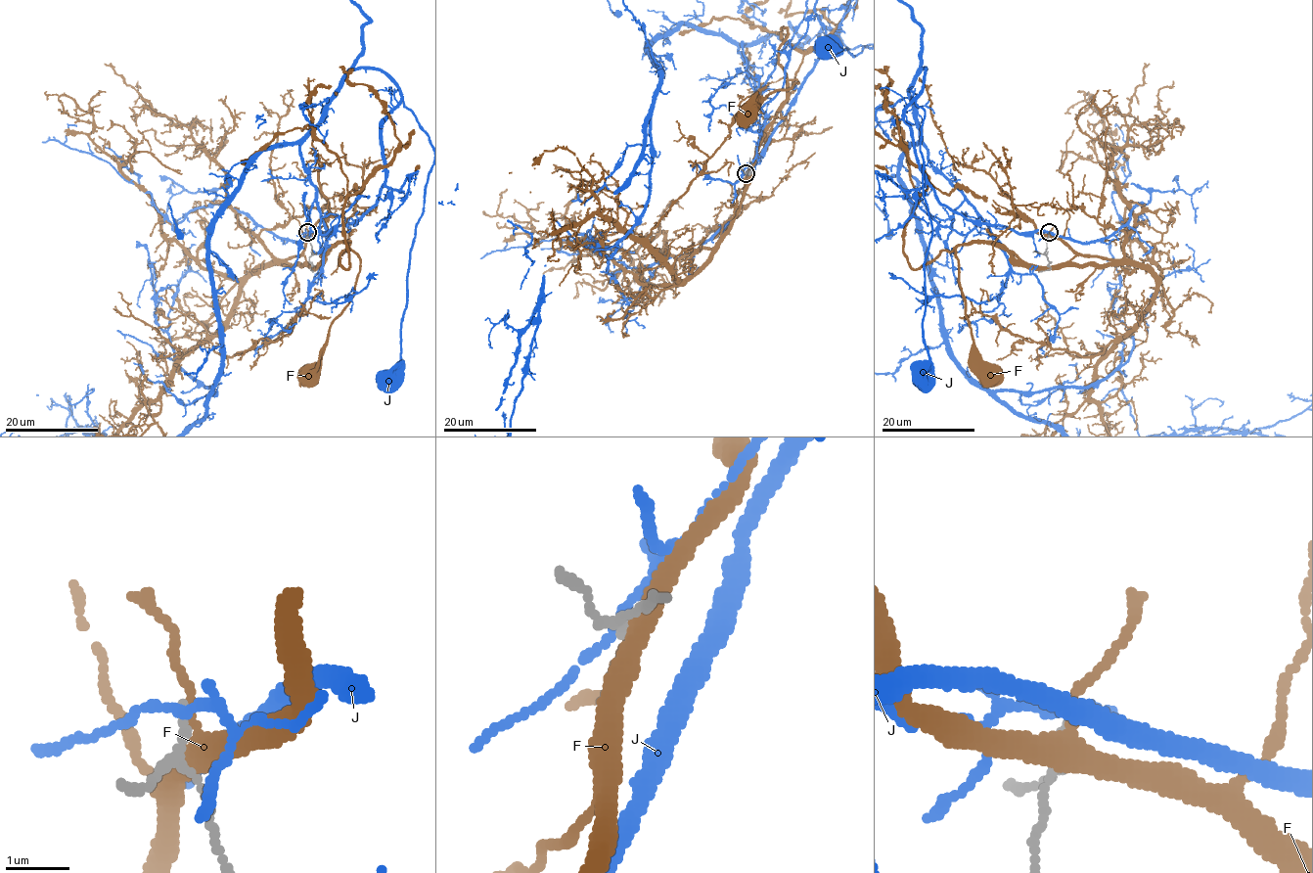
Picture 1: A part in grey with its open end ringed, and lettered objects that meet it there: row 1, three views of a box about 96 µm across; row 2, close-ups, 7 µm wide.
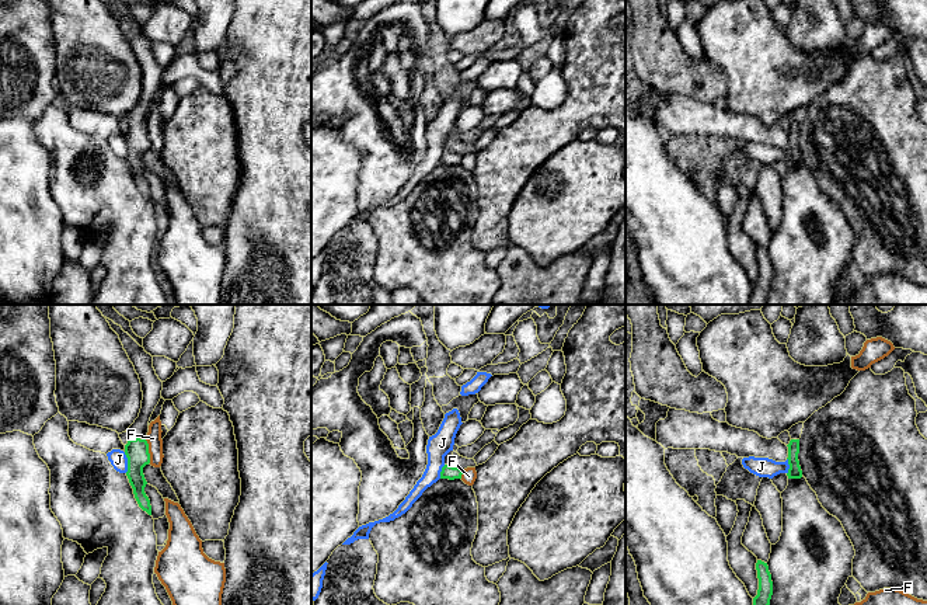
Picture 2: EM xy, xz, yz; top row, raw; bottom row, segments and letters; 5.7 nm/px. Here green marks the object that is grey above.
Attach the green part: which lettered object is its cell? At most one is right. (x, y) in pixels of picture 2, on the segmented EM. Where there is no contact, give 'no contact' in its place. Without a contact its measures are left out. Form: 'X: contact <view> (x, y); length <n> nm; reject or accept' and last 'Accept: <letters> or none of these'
F: contact xy (147, 451); length 140 nm; reject
J: contact xy (128, 462); length 120 nm; reject
Accept: none of these

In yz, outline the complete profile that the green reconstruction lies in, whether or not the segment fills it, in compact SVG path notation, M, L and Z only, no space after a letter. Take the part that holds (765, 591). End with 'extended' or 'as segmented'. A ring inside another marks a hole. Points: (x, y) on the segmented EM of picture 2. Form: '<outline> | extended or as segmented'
M757 560L756 563L759 590L757 595L753 598L753 605L770 605L773 595L773 581L769 571L767 563Z | as segmented

